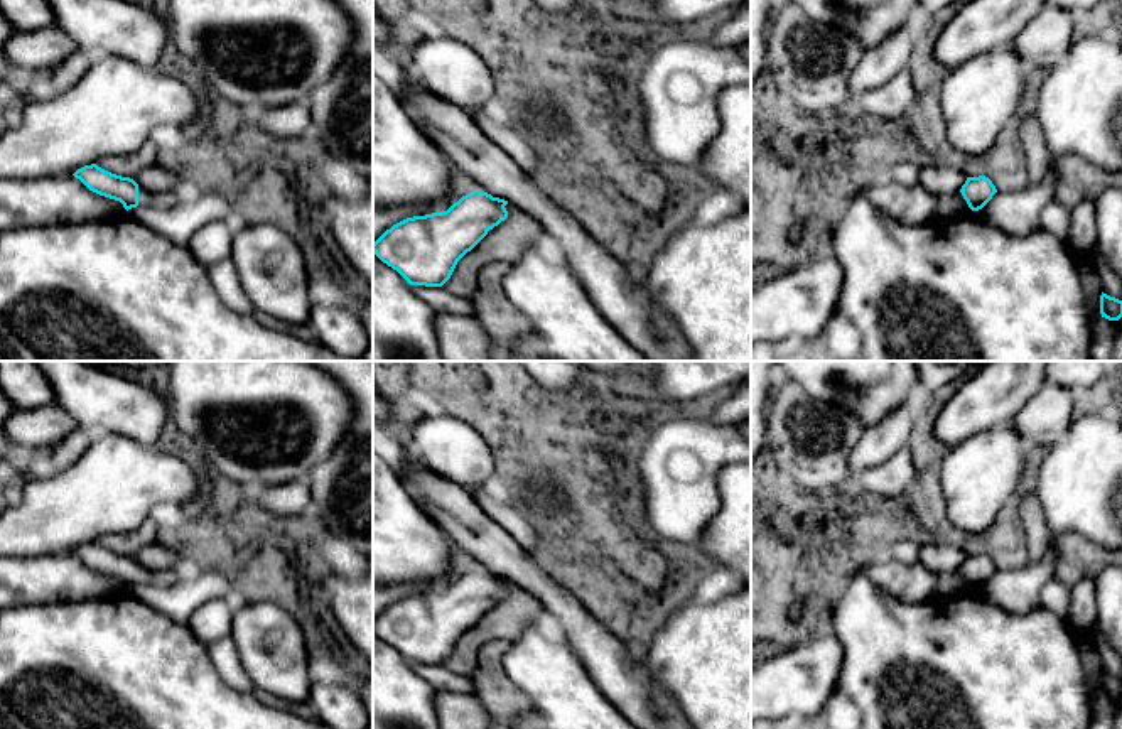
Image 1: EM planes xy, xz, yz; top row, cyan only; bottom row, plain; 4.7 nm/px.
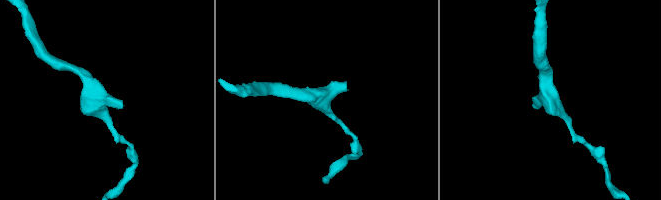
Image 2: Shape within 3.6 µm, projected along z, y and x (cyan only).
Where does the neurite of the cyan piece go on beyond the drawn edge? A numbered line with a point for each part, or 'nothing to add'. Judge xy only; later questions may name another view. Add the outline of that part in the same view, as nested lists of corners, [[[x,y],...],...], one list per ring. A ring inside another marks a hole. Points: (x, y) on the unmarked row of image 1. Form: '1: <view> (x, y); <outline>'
1: xy (157, 577); [[[138,564],[138,584],[167,586],[181,579],[181,570],[148,570]]]

